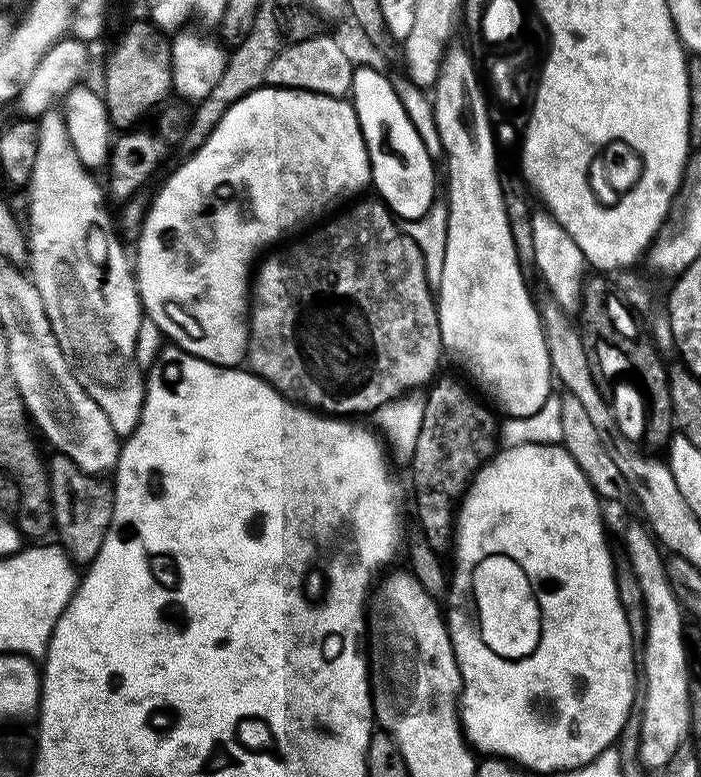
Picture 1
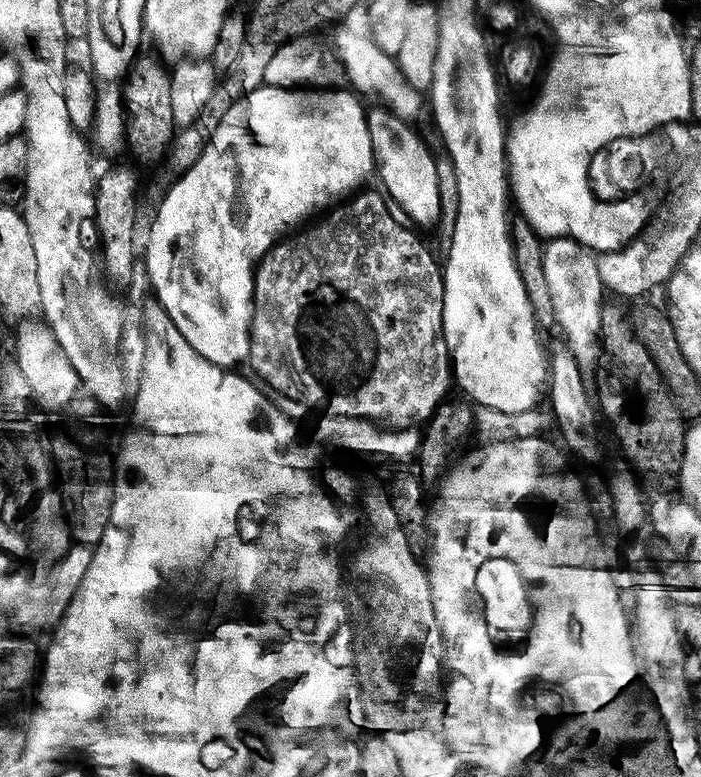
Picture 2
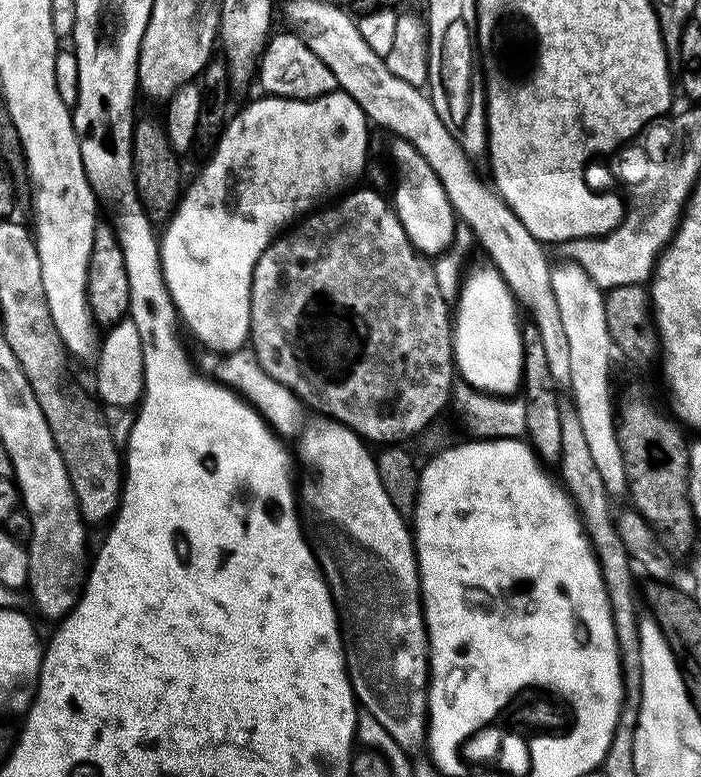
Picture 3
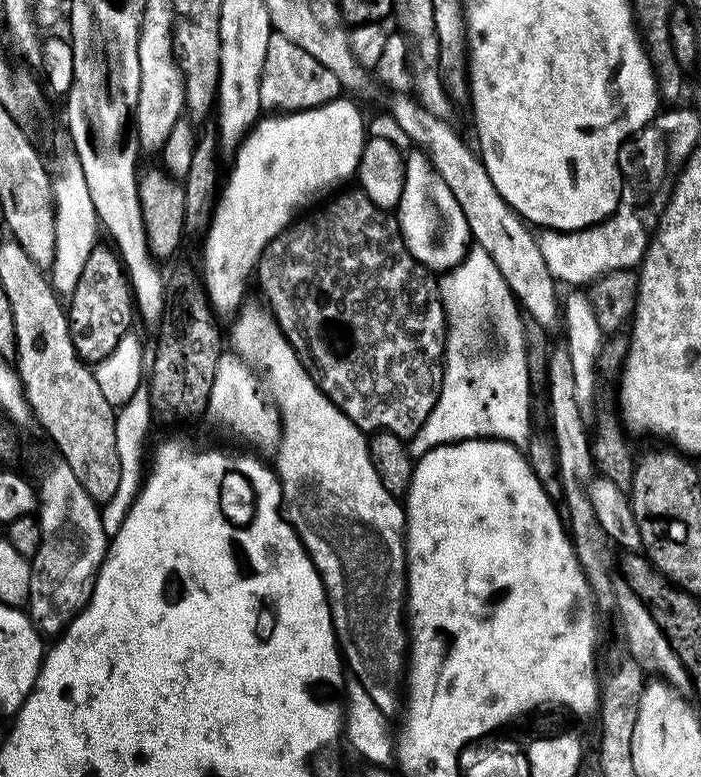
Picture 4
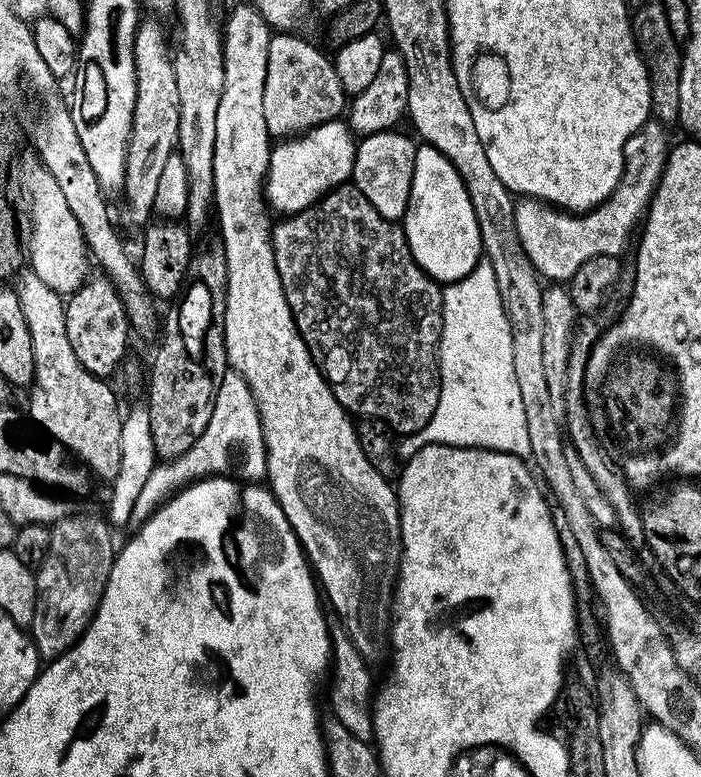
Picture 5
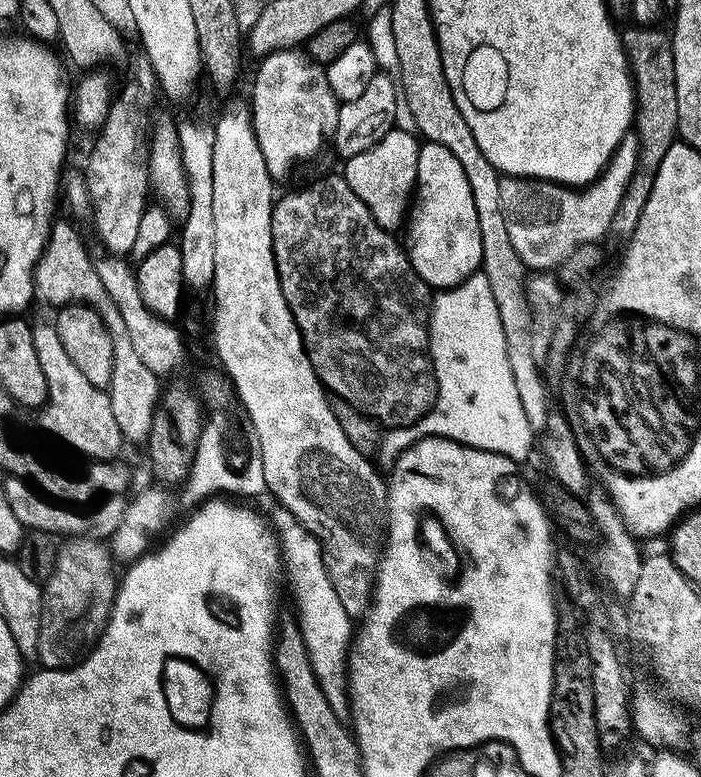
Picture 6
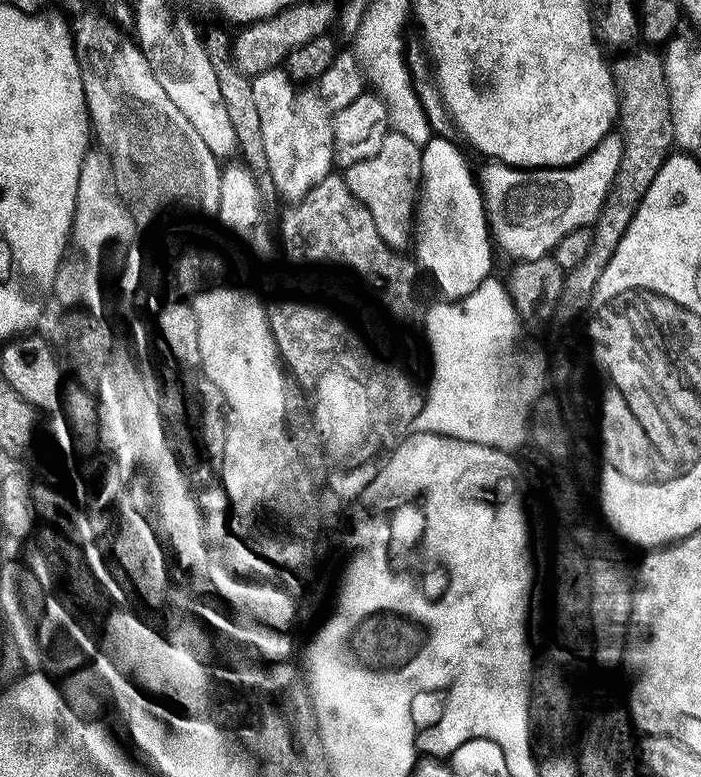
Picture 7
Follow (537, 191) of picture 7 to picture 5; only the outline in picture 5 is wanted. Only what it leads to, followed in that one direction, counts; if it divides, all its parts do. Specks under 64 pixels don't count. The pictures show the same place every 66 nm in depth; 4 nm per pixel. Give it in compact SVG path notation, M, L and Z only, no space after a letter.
M639 135L632 136L624 150L624 177L620 179L620 185L612 191L612 197L604 200L598 207L591 212L583 214L573 214L565 212L543 200L534 200L531 198L520 198L515 201L513 210L513 226L516 231L516 240L518 248L526 257L527 261L543 279L548 282L568 282L572 275L579 270L590 258L599 256L621 255L620 251L628 244L628 235L632 232L632 227L637 227L641 218L648 209L645 198L656 191L656 185L660 181L660 174L664 170L664 161L666 156L666 144L656 140L653 144L643 144Z

